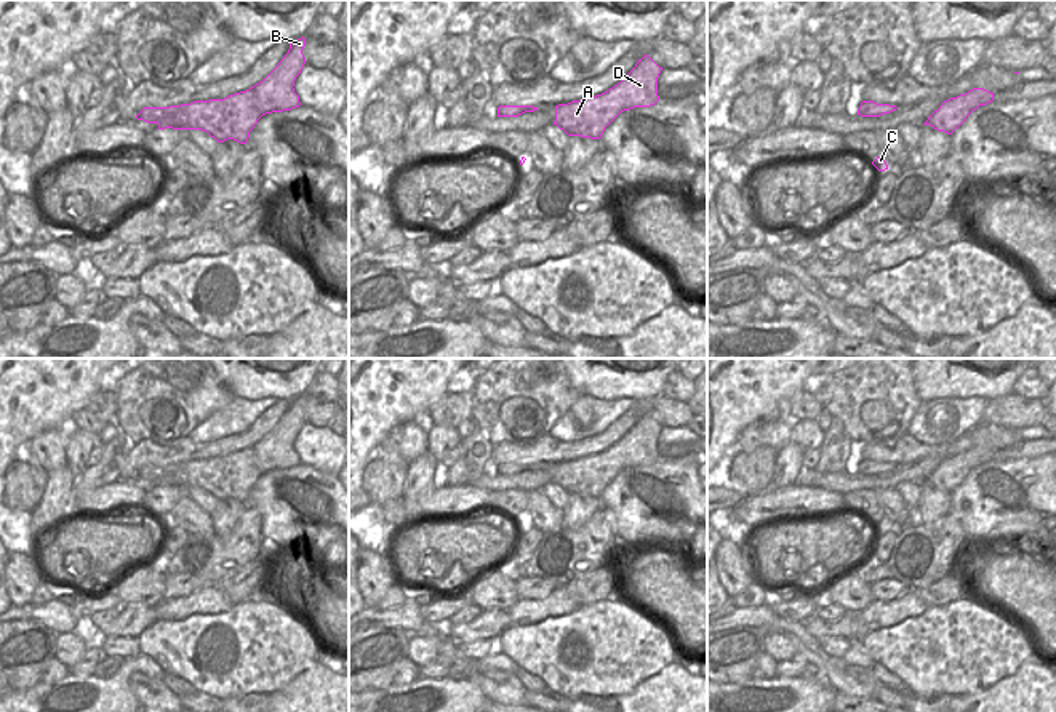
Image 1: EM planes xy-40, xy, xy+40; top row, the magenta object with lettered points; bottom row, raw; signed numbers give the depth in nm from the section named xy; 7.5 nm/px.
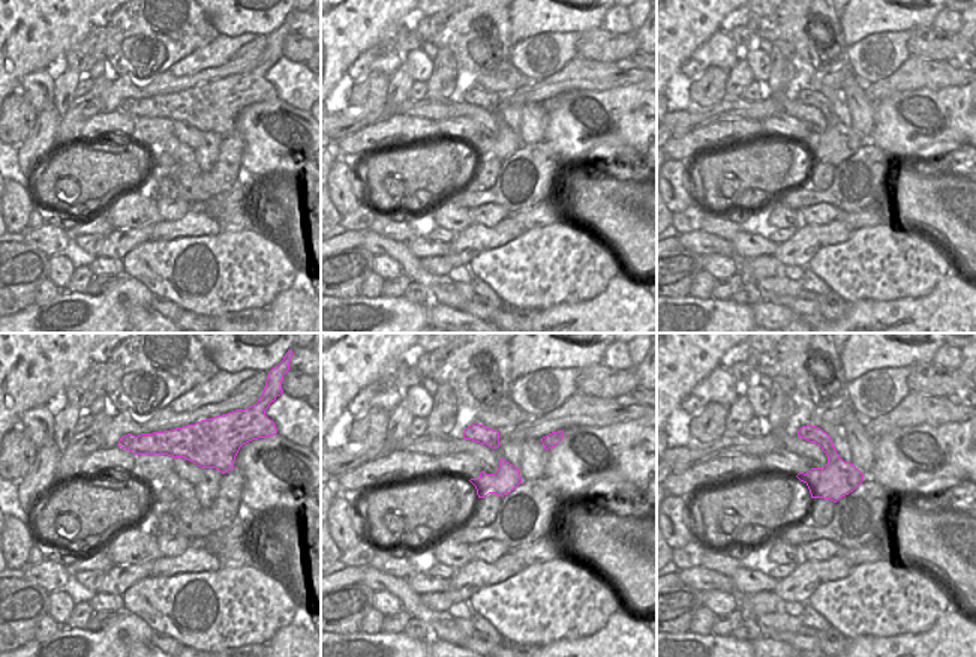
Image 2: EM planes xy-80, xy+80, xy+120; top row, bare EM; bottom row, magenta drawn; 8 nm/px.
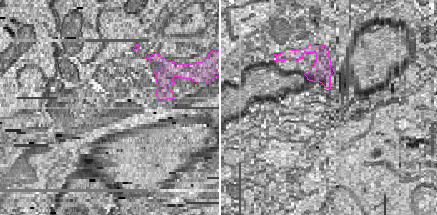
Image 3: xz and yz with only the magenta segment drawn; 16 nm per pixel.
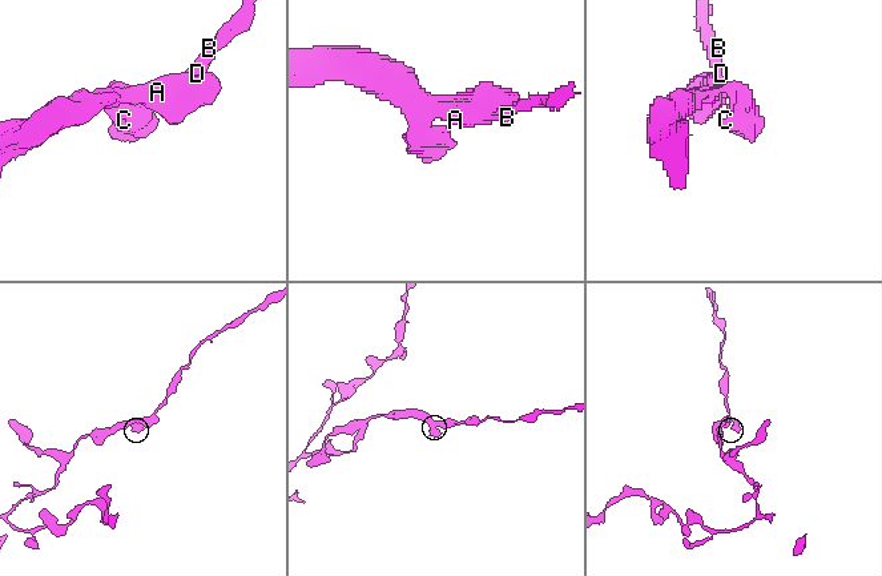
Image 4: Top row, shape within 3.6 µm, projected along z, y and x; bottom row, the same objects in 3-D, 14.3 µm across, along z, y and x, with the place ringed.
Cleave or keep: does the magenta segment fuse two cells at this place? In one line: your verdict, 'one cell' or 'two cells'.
one cell

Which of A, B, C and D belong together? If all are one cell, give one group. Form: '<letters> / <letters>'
A B C D

